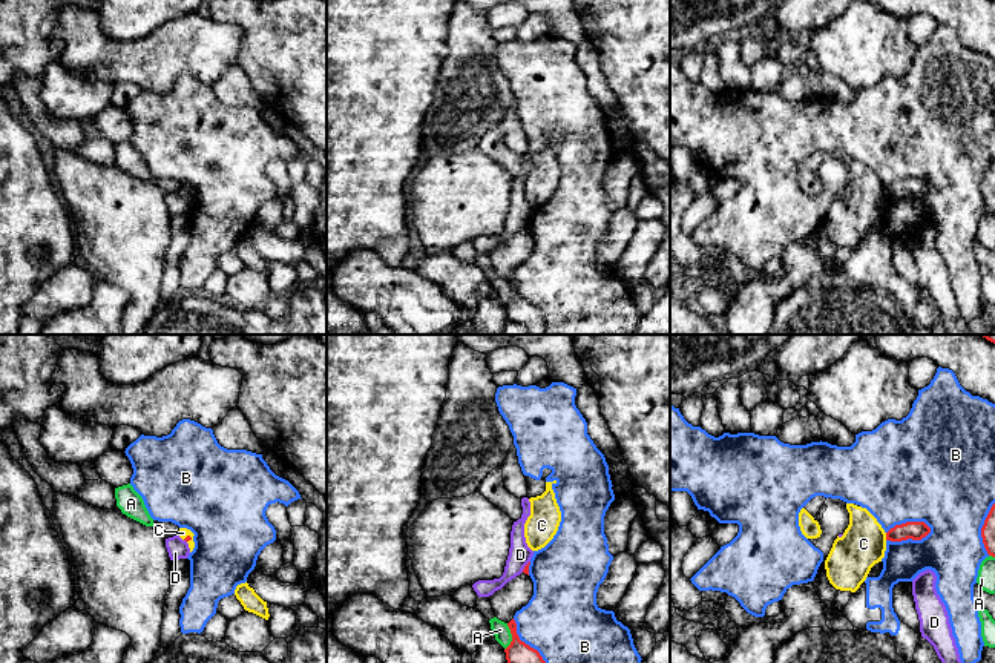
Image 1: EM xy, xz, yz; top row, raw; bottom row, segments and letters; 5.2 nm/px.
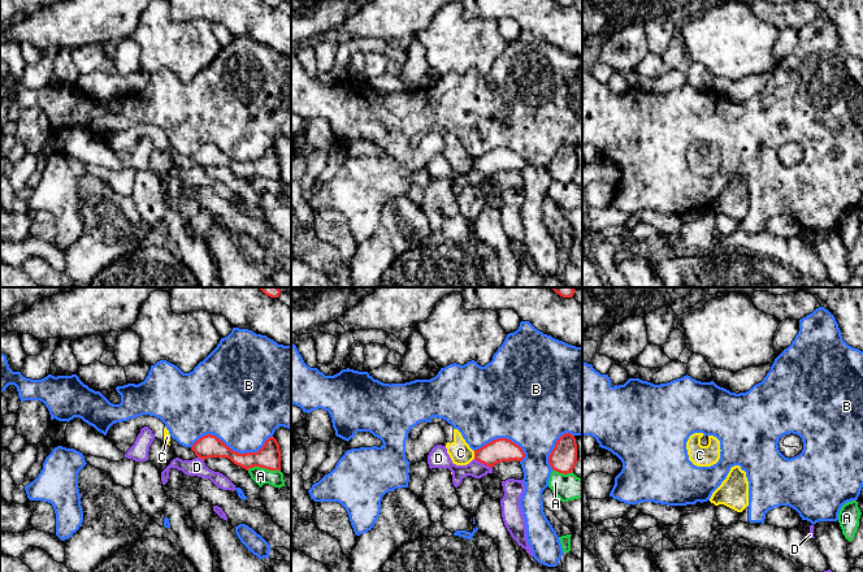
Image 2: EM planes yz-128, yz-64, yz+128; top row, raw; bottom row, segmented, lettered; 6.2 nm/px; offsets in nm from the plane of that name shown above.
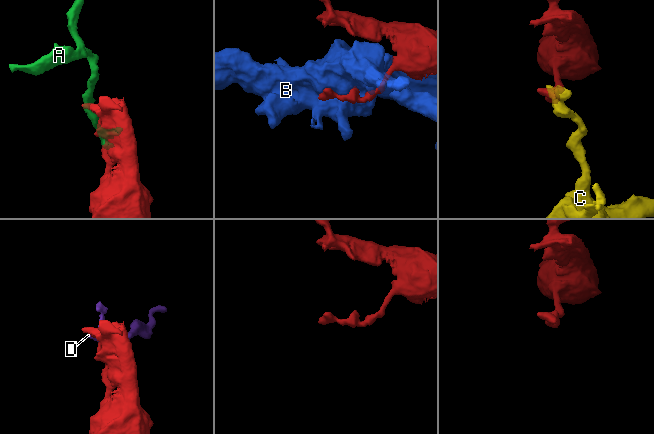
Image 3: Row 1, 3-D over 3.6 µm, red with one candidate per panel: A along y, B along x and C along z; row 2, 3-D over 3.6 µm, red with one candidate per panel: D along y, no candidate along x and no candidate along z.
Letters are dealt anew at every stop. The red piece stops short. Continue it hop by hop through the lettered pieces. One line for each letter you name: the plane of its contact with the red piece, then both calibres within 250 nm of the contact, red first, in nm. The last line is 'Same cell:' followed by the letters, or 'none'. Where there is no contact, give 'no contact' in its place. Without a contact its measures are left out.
Same cell: none

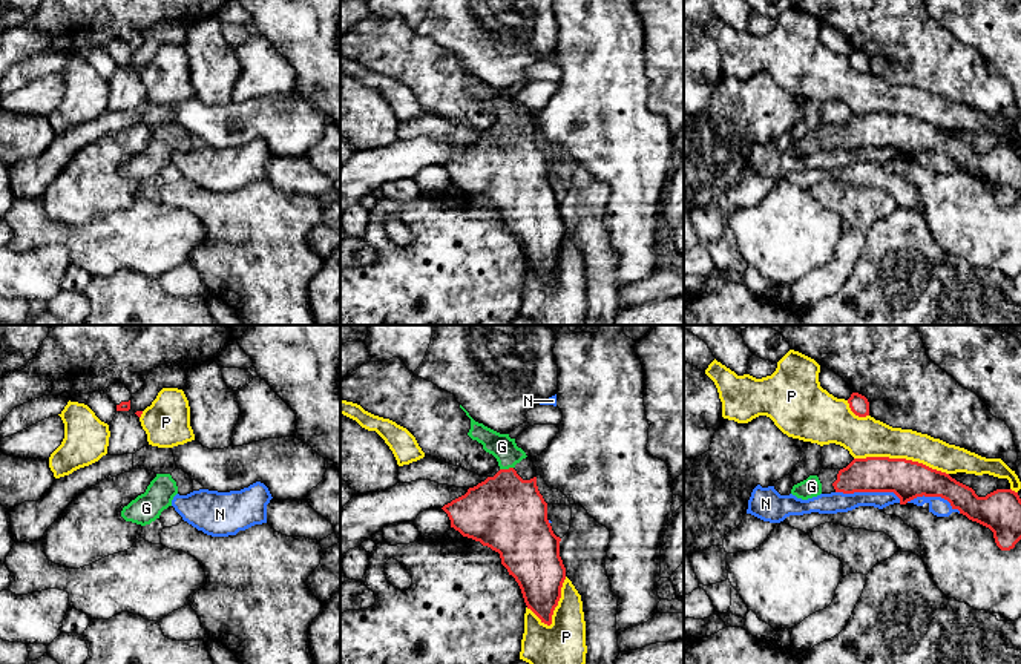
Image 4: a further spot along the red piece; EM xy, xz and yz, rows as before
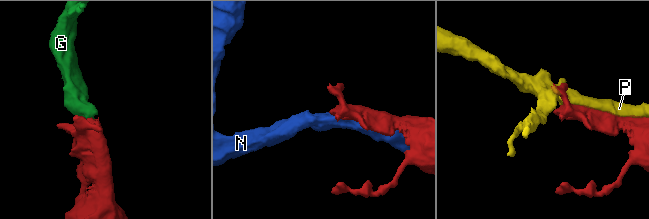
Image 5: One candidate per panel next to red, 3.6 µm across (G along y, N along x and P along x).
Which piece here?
G: meets red in xz; 400 nm thick on the red side, 140 nm on the other
Same cell: G

